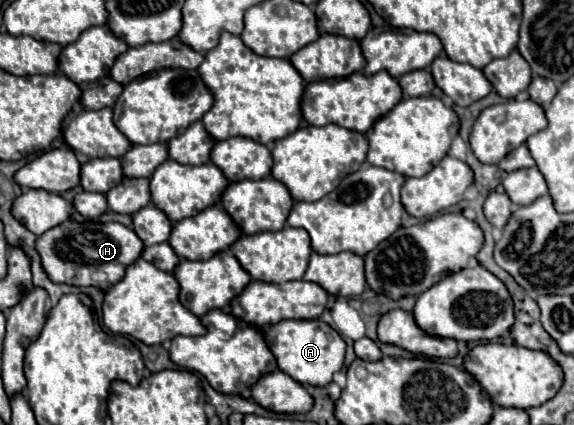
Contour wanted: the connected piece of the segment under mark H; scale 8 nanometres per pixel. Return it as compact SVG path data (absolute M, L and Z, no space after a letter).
M66 220L36 238L36 250L42 258L42 268L48 278L56 284L70 284L70 286L96 286L108 288L122 280L124 268L134 264L140 258L144 242L118 222L76 222Z

